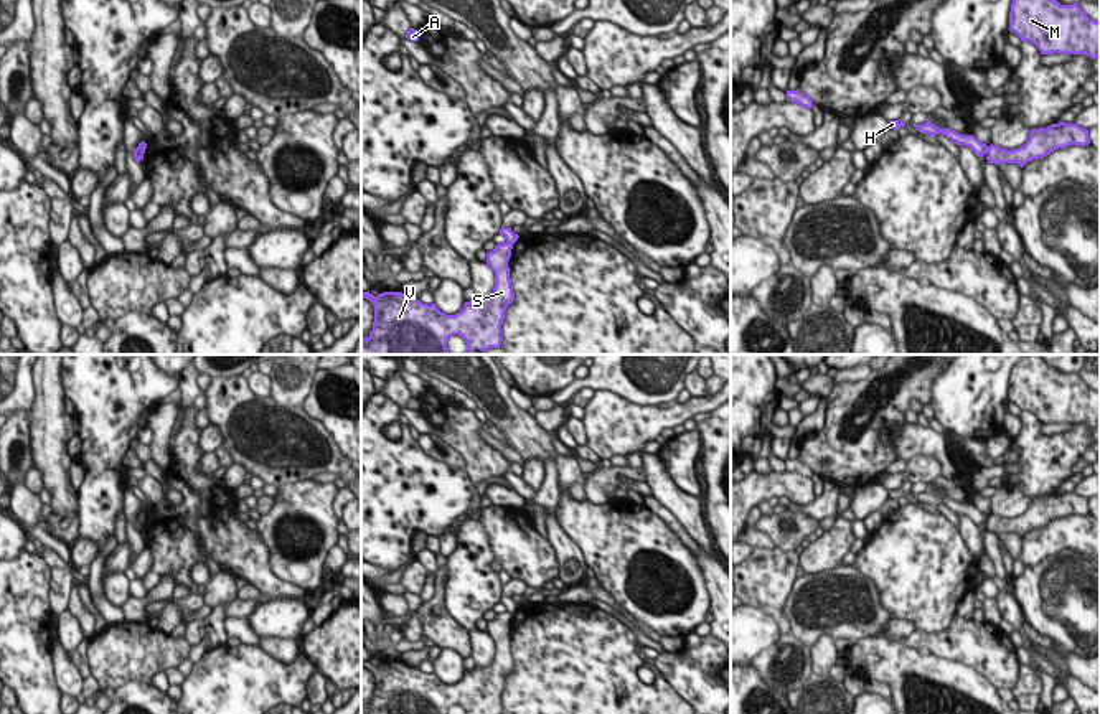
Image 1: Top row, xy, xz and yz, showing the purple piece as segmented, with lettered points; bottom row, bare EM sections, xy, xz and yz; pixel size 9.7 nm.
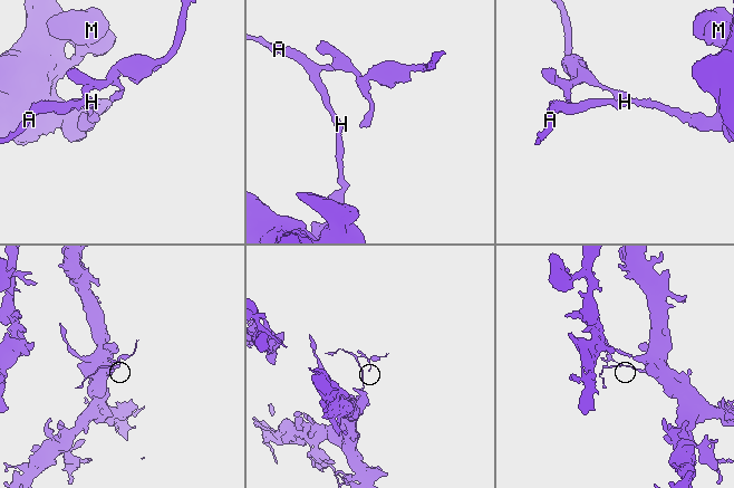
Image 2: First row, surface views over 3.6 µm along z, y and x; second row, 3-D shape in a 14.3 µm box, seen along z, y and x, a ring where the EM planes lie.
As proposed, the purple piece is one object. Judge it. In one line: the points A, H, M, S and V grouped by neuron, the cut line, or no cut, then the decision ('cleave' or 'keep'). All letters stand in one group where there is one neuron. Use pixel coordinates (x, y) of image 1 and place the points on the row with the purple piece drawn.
A H / M S V; cut in xz along (507, 241), (512, 246); cleave

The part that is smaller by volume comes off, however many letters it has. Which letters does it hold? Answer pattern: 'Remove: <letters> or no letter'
Remove: A, H

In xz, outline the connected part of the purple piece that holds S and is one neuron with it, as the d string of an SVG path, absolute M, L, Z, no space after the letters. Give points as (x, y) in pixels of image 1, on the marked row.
M503 242L487 252L487 265L495 272L493 294L465 302L455 315L402 292L383 292L378 297L369 290L361 292L374 307L373 330L368 338L361 336L361 355L452 355L447 341L454 335L467 343L463 355L500 348L505 312L515 300L508 267L511 249L511 244Z

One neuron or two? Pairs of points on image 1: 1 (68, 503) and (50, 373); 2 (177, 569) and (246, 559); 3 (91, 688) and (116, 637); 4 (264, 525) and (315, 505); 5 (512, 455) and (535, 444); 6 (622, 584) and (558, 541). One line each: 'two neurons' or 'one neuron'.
1: one neuron
2: one neuron
3: two neurons
4: one neuron
5: two neurons
6: two neurons

